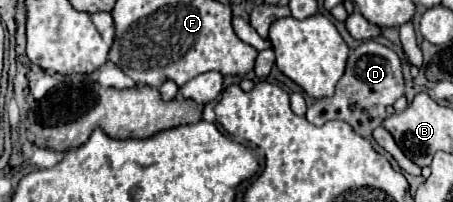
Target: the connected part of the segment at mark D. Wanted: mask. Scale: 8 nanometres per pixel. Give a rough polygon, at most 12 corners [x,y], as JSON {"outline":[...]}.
{"outline":[[365,40],[311,124],[349,122],[361,136],[405,92],[399,56]]}

